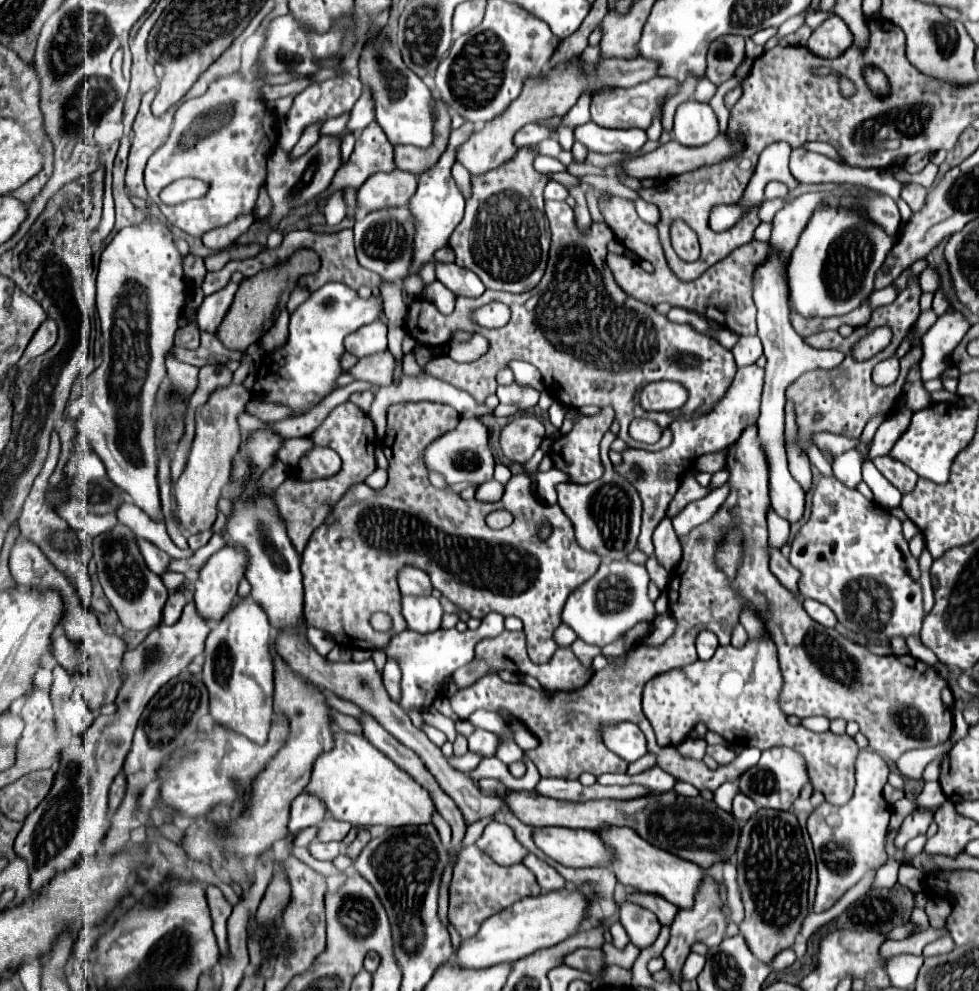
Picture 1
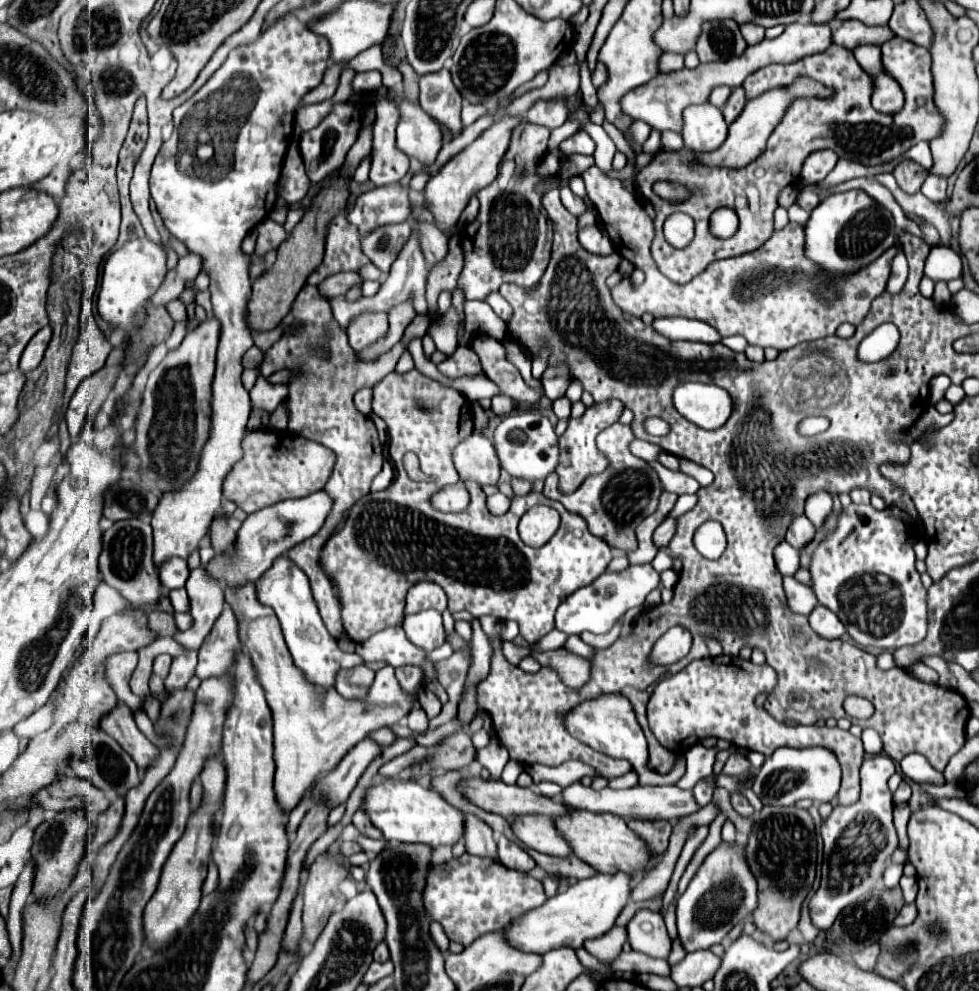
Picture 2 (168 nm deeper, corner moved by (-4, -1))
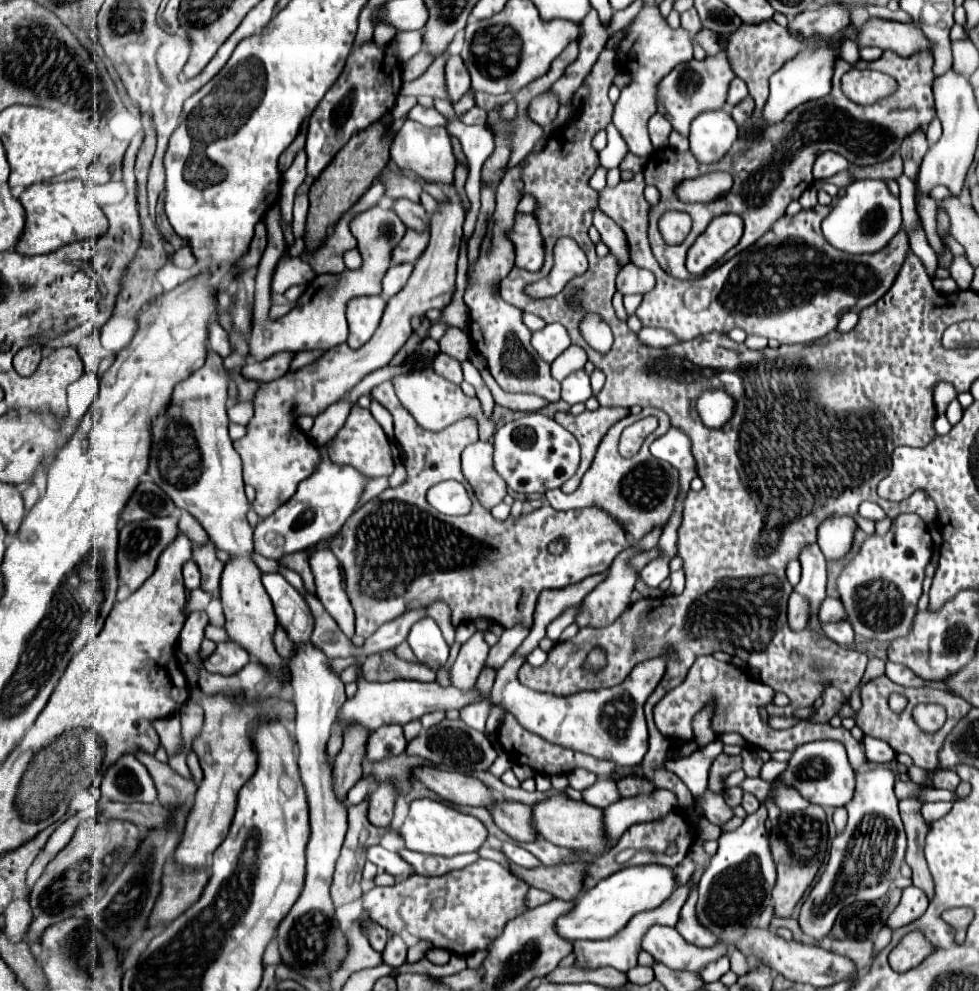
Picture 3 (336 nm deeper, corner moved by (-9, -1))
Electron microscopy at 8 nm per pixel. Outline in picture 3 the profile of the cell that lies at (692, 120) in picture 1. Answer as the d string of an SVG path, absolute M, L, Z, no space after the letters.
M725 109L705 111L691 123L691 133L689 133L691 153L701 163L707 161L711 163L715 159L721 159L729 151L737 135L739 127L731 119L729 111Z

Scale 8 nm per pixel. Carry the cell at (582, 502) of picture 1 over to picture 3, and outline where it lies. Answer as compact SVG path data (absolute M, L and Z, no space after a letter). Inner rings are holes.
M653 407L643 409L639 415L627 415L625 419L617 421L601 439L597 455L593 459L593 465L589 467L589 471L585 473L579 489L571 495L565 495L561 489L549 489L545 493L545 499L549 501L549 505L557 511L567 511L567 509L581 509L583 507L599 507L603 509L607 515L611 515L617 523L623 525L625 533L629 537L633 537L635 541L639 541L645 533L649 533L655 525L665 525L673 505L675 505L675 497L679 493L679 475L675 473L675 469L669 463L657 461L651 453L649 453L649 443L655 441L657 437L661 437L663 433L667 433L669 429L669 417ZM647 415L655 415L659 421L659 427L645 439L641 451L637 455L633 455L631 459L625 459L619 455L617 443L621 437L621 431L635 423L637 419L643 419Z

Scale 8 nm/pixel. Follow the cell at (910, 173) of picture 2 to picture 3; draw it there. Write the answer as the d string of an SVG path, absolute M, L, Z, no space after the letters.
M915 131L915 135L911 135L911 139L905 139L903 141L903 147L899 149L901 157L903 157L903 165L905 165L905 175L915 181L917 175L919 175L919 167L921 167L921 161L925 157L929 149L929 143L925 139L925 133L923 131Z

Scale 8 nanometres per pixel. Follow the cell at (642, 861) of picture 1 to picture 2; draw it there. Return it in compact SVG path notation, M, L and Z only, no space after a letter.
M568 807L566 815L560 815L552 821L554 827L558 827L558 833L566 839L566 843L570 843L570 849L576 853L576 857L590 863L598 873L624 871L634 875L636 871L648 867L650 851L646 843L632 829L628 829L626 821L618 815L578 811L574 807Z

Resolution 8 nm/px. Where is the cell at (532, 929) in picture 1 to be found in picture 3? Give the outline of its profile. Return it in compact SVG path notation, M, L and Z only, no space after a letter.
M625 867L623 871L599 881L595 887L583 891L573 909L555 921L555 931L571 943L577 939L607 939L621 931L633 915L659 907L659 903L663 903L675 887L675 877L667 867Z

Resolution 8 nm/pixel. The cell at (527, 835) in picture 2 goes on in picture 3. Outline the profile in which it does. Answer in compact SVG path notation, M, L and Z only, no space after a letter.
M517 801L495 803L491 811L499 829L503 829L515 841L537 841L539 835L533 827L533 809Z

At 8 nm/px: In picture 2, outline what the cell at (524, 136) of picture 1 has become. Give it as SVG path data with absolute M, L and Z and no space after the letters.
M556 97L556 99L548 99L548 101L544 101L544 99L536 101L526 111L526 117L528 117L528 121L532 121L536 125L556 129L568 119L568 113L570 111L566 111L566 97Z

